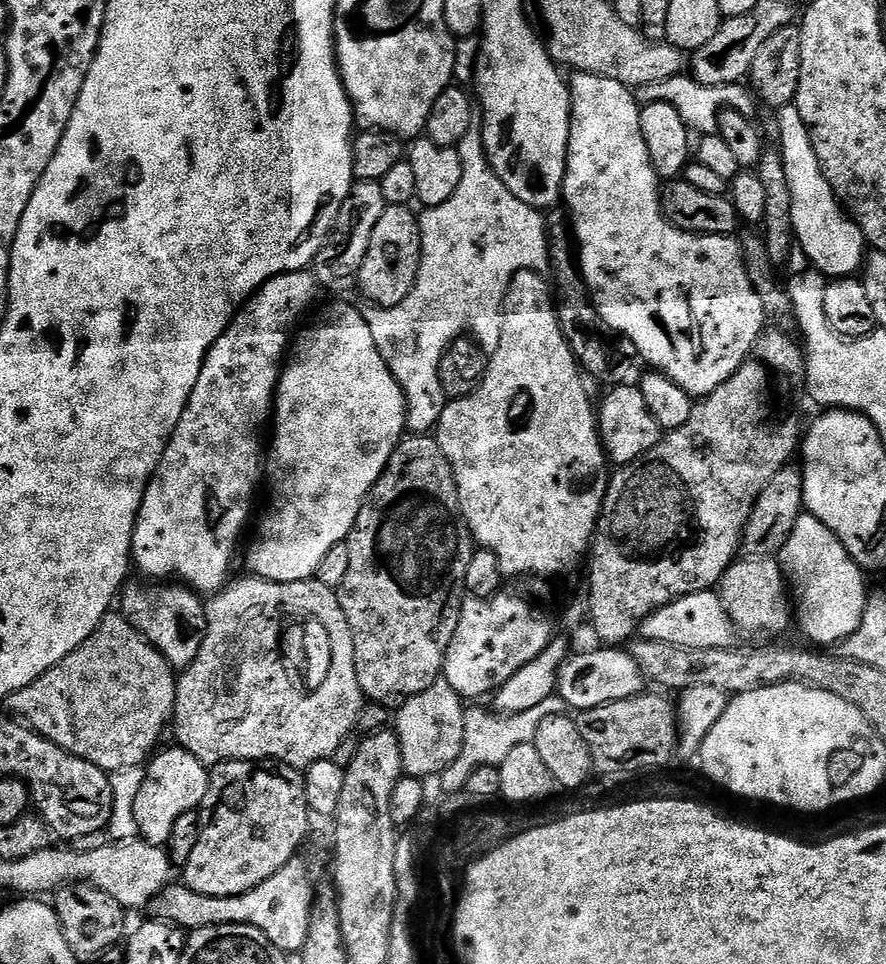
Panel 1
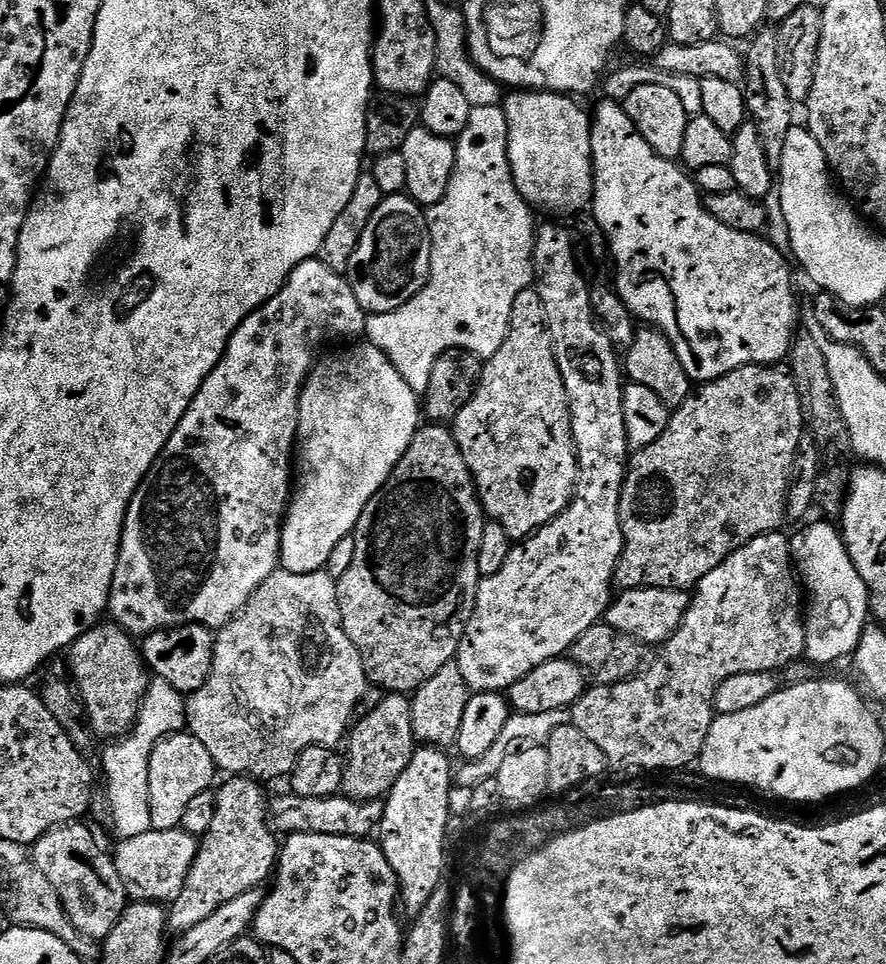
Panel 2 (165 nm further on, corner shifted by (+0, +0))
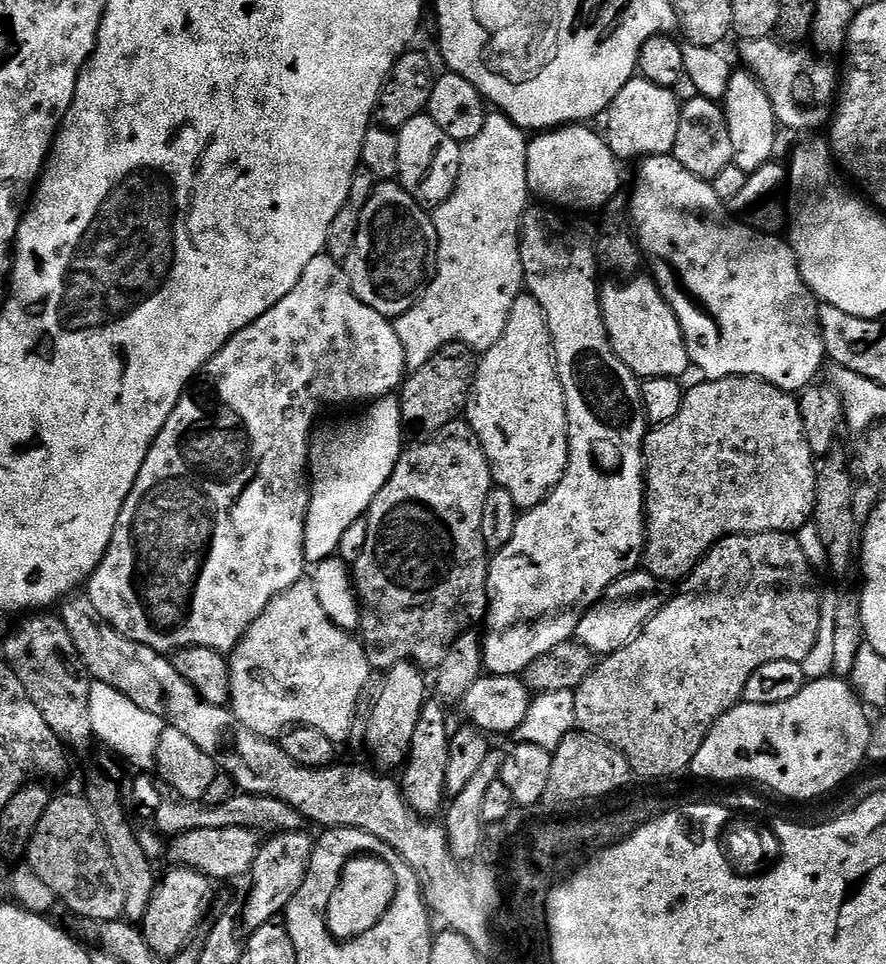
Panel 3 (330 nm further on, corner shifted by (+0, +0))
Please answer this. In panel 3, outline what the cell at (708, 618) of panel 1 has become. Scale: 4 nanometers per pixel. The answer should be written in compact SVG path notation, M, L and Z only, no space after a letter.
M647 570L627 572L605 590L604 597L589 612L584 613L576 627L575 639L585 644L597 658L622 650L622 646L633 640L646 626L646 622L650 622L650 618L654 618L654 614L658 614L658 610L662 610L662 606L668 604L668 588L669 585L665 581Z

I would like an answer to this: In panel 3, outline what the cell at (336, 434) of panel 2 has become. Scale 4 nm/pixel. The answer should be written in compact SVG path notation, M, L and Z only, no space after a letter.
M395 395L382 396L367 408L365 416L348 420L333 432L313 435L310 441L310 495L304 531L304 559L309 565L318 565L339 553L342 534L354 522L365 519L378 490L394 474L394 466L405 447L406 429L399 399Z

